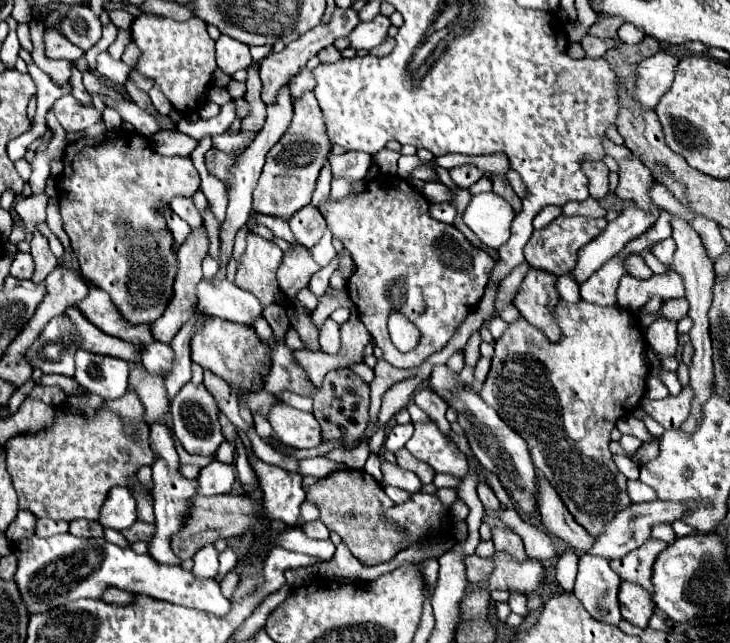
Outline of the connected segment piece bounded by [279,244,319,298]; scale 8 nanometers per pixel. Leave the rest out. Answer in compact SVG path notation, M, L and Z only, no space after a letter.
M293 244L295 252L285 254L285 260L279 268L279 284L281 288L287 288L287 296L295 296L297 290L305 288L311 280L311 276L319 270L319 266L309 256L309 250L301 244Z

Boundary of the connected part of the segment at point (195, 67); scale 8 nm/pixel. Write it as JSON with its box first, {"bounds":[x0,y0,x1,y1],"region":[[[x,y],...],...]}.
{"bounds":[131,16,217,114],"region":[[[139,16],[133,20],[133,26],[131,26],[133,42],[141,50],[141,56],[139,56],[139,62],[135,68],[143,76],[151,78],[153,88],[163,92],[165,98],[173,104],[173,108],[177,108],[183,114],[197,112],[207,102],[209,88],[213,86],[213,72],[217,70],[215,42],[209,38],[205,28],[207,28],[207,24],[203,20],[199,20],[197,16],[191,16],[191,20],[185,20],[185,22],[171,20],[171,18],[157,18],[157,16]]]}

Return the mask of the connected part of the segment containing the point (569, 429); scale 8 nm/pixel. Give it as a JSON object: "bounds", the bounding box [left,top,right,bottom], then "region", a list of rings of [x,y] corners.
{"bounds":[481,298,649,536],"region":[[[559,298],[553,308],[553,320],[561,328],[561,340],[555,344],[549,342],[539,328],[527,324],[523,316],[507,326],[505,334],[495,340],[495,356],[481,390],[481,398],[525,438],[535,468],[553,482],[557,494],[575,520],[581,522],[591,536],[597,536],[615,512],[631,504],[625,486],[627,478],[611,460],[609,432],[615,428],[619,418],[639,406],[645,394],[645,378],[649,376],[649,364],[645,360],[647,344],[637,318],[631,316],[631,312],[627,314],[621,306],[593,306],[583,300],[569,304]]]}

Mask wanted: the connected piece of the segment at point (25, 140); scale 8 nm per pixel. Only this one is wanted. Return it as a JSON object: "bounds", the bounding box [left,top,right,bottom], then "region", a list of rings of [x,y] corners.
{"bounds":[7,124,45,162],"region":[[[33,124],[33,128],[31,128],[29,132],[25,132],[23,136],[19,136],[19,138],[15,138],[15,140],[11,140],[11,142],[7,144],[9,158],[11,158],[13,162],[15,162],[15,160],[19,160],[19,158],[23,158],[23,156],[25,156],[25,152],[27,152],[27,146],[29,146],[31,142],[35,142],[43,132],[45,132],[45,130],[43,130],[43,126]]]}

